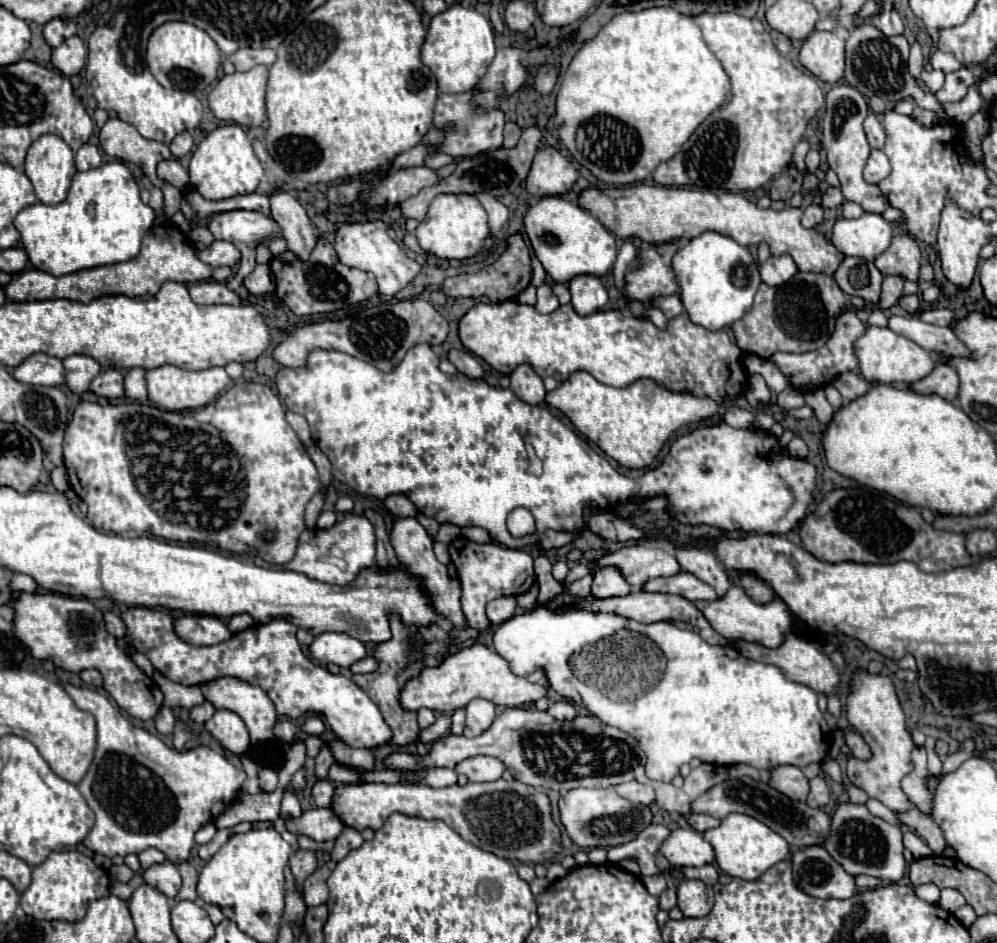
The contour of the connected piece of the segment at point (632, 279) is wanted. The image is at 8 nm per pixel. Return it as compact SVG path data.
M674 239L670 243L656 243L652 247L646 247L642 251L638 251L638 257L630 263L628 273L626 273L626 297L628 299L638 299L642 301L646 307L650 307L646 303L646 299L650 299L650 295L672 295L678 291L678 283L676 283L676 275L672 271L672 257L678 251L680 241Z

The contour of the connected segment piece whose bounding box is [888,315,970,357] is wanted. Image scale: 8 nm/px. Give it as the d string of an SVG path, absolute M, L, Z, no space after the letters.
M888 315L888 329L894 333L918 343L926 351L942 353L944 357L966 357L970 351L966 345L954 335L950 327L938 327L920 321L916 315Z

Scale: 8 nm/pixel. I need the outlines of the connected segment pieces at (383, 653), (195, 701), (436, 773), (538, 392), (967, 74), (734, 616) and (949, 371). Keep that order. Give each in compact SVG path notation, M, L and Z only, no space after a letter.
M388 615L388 619L390 619L392 637L384 643L378 643L372 651L374 659L378 661L378 669L374 673L354 675L352 681L358 687L362 687L362 691L366 691L366 695L370 695L370 699L380 707L386 723L394 731L392 741L396 745L408 745L414 739L418 739L420 727L416 721L416 713L402 709L400 691L410 679L418 677L422 669L438 667L448 657L452 637L450 637L450 627L446 627L444 621L436 621L430 625L404 625L398 615Z
M154 673L152 679L156 681L156 685L160 687L160 691L164 693L164 705L166 707L196 707L204 701L204 695L200 691L200 687L186 687L180 683L174 683L170 679L166 679L164 675Z
M448 768L429 769L423 779L412 782L413 785L428 785L434 788L447 787L456 783L456 772Z
M520 365L510 373L510 389L524 401L524 403L540 403L546 397L542 379L532 371L530 365Z
M960 69L954 73L946 75L946 83L940 91L936 91L936 97L940 103L954 103L960 101L966 95L968 85L972 85L976 81L974 73L968 69Z
M732 585L728 593L718 599L718 601L694 601L694 605L706 615L708 623L726 639L744 639L744 641L754 641L764 647L778 647L786 633L790 631L800 631L800 625L796 623L796 617L788 611L786 603L782 599L774 599L768 605L758 605L754 603L738 585Z
M940 363L932 369L930 375L908 385L908 389L920 395L942 395L942 399L954 401L958 395L958 373L952 365Z

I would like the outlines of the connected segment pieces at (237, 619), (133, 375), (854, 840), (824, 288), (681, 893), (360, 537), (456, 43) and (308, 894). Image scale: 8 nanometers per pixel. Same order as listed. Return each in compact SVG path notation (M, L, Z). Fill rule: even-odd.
M242 613L242 615L234 615L232 619L230 619L230 623L228 623L228 629L232 631L232 633L238 633L238 631L244 631L246 627L250 627L254 621L252 621L252 617L250 615L246 615L246 613Z
M130 369L126 373L124 379L124 387L126 387L126 397L140 401L140 403L148 403L148 391L146 391L146 371L144 369Z
M854 803L838 805L838 809L832 817L832 823L830 823L830 833L824 841L824 849L850 875L864 873L864 875L872 875L882 881L896 883L904 877L906 867L908 867L904 861L904 855L902 855L904 847L902 847L900 827L874 817L866 809L866 805L854 805Z
M796 273L788 283L780 287L770 287L766 283L760 285L752 309L738 319L732 329L738 347L744 353L754 353L762 359L768 359L776 351L788 353L806 353L816 351L830 339L834 331L836 317L846 311L862 309L862 299L850 299L834 281L832 275L826 273Z
M682 879L678 885L678 907L684 917L704 917L714 905L714 891L698 879Z
M348 513L340 523L336 523L330 529L304 531L300 535L296 557L278 569L298 571L298 573L310 575L312 579L324 581L324 583L348 585L358 577L362 569L368 569L374 565L374 557L376 557L376 537L374 537L372 523L364 515ZM336 561L342 561L344 567L338 567Z
M450 5L444 13L430 19L428 33L422 45L422 63L428 65L442 93L462 93L472 89L494 59L494 29L490 21L476 9L464 9L462 5Z
M326 861L322 867L318 867L304 883L302 883L302 897L308 907L316 907L328 901L328 887L326 879L334 871L336 861Z

